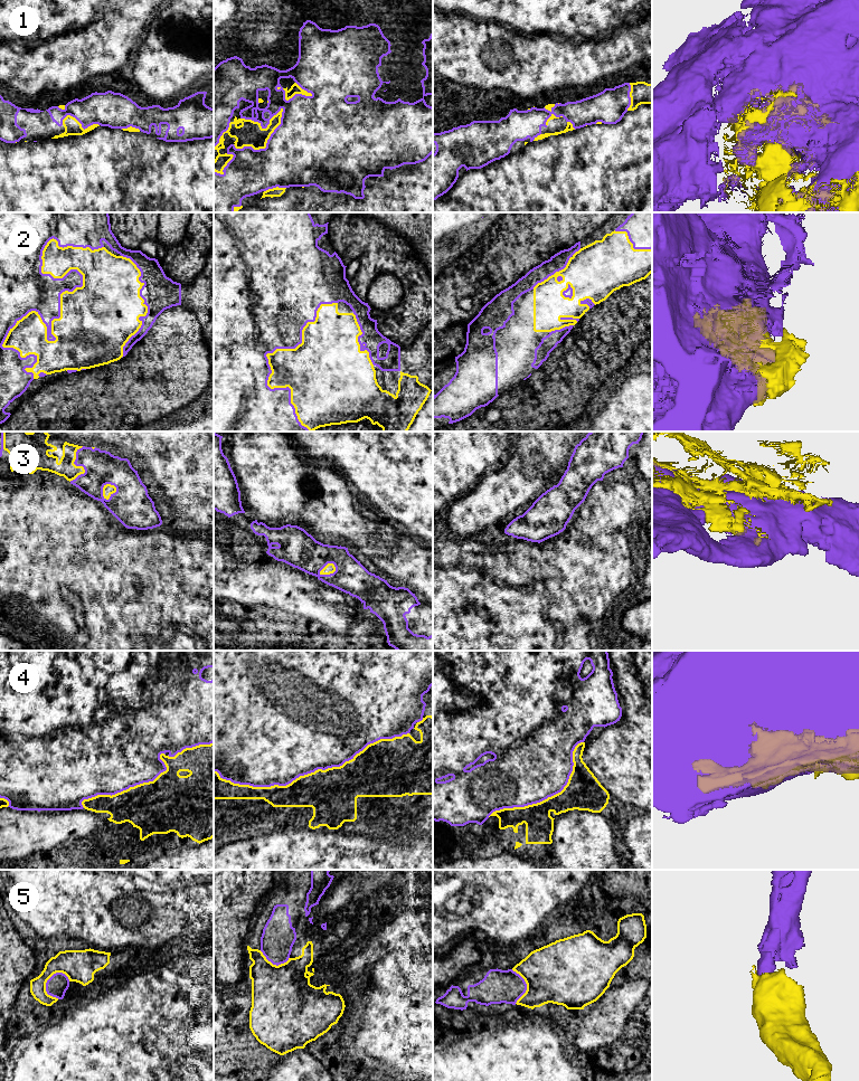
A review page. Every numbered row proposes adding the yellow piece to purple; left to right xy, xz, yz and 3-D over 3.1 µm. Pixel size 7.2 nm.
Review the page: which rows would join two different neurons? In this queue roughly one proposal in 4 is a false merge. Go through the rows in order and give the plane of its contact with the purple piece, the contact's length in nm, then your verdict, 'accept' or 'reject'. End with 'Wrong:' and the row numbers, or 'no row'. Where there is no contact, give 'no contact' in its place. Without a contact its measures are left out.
1: xz | 460 nm | accept
2: xy | 1050 nm | accept
3: xy | 280 nm | accept
4: xz | 1450 nm | accept
5: xy | 200 nm | accept
Wrong: no row

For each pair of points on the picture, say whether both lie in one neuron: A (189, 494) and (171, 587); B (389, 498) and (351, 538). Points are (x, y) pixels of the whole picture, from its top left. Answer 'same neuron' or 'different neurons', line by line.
A: different neurons
B: different neurons

